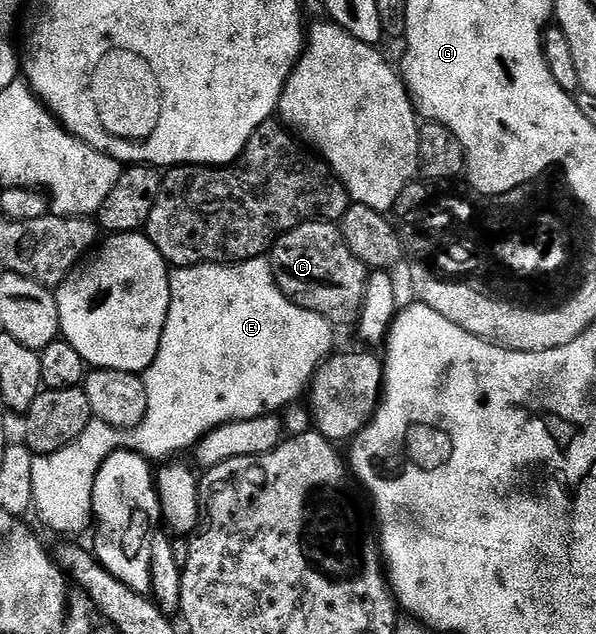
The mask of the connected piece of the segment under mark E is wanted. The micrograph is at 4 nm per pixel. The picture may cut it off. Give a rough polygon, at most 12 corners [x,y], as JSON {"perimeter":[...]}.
{"perimeter":[[268,257],[172,271],[142,422],[39,454],[32,505],[94,525],[107,456],[277,414],[334,353]]}

